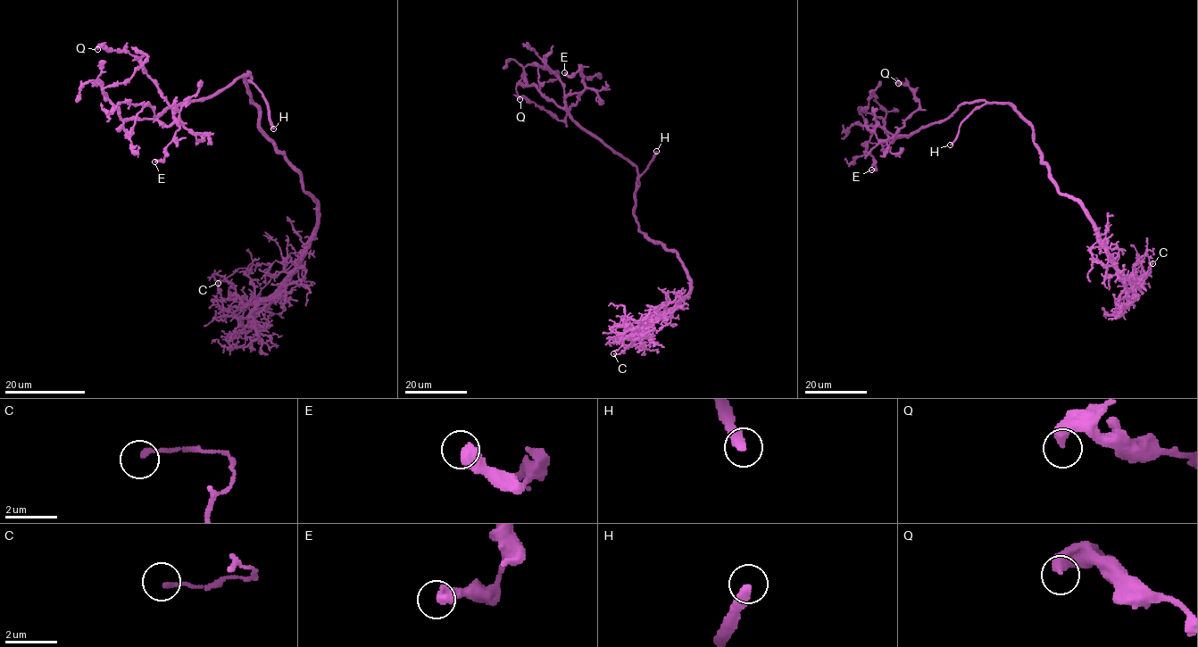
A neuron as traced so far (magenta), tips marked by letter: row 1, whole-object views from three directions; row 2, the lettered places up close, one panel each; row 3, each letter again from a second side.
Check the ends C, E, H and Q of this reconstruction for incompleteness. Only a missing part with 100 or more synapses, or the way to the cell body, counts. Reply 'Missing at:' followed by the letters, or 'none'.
Missing at: H

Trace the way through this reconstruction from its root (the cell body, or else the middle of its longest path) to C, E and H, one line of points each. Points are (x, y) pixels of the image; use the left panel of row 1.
C: (252, 96), (260, 128), (317, 203), (317, 228), (268, 296), (244, 307), (230, 282), (218, 283)
E: (252, 96), (248, 71), (211, 96), (171, 104), (155, 118), (179, 128), (154, 161)
H: (252, 96), (244, 79), (246, 74), (252, 78), (251, 80), (267, 102), (269, 120), (273, 128)

